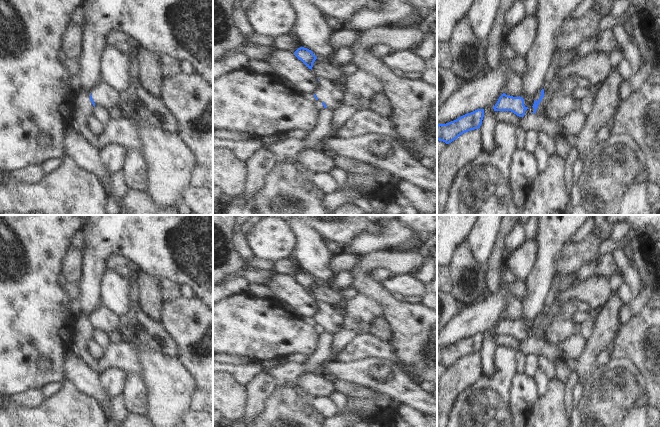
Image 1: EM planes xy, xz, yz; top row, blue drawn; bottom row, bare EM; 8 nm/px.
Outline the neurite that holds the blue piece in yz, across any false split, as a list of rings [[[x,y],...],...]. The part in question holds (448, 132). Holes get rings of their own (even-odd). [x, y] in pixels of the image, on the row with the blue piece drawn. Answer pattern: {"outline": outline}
{"outline": [[[477,109],[446,124],[437,125],[437,140],[451,143],[463,133],[479,129],[484,117],[484,109]]]}

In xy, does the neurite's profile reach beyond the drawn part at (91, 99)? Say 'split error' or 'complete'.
split error

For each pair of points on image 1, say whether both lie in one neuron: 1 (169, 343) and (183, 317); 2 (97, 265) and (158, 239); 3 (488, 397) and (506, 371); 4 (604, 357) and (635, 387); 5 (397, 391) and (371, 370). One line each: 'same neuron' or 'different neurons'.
1: different neurons
2: same neuron
3: same neuron
4: different neurons
5: same neuron

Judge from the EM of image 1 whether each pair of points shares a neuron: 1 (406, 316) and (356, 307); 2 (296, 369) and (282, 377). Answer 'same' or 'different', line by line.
1: different
2: same

